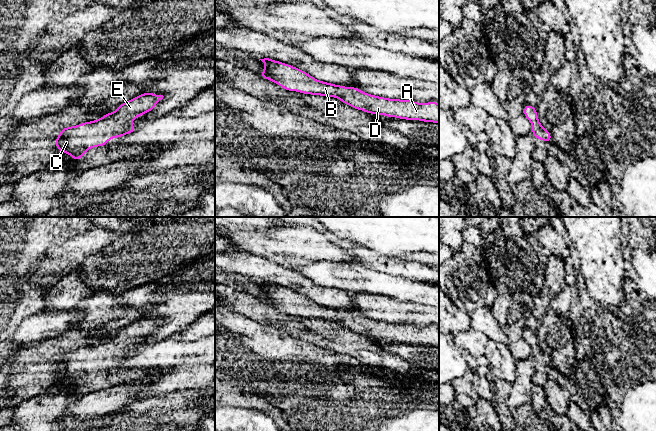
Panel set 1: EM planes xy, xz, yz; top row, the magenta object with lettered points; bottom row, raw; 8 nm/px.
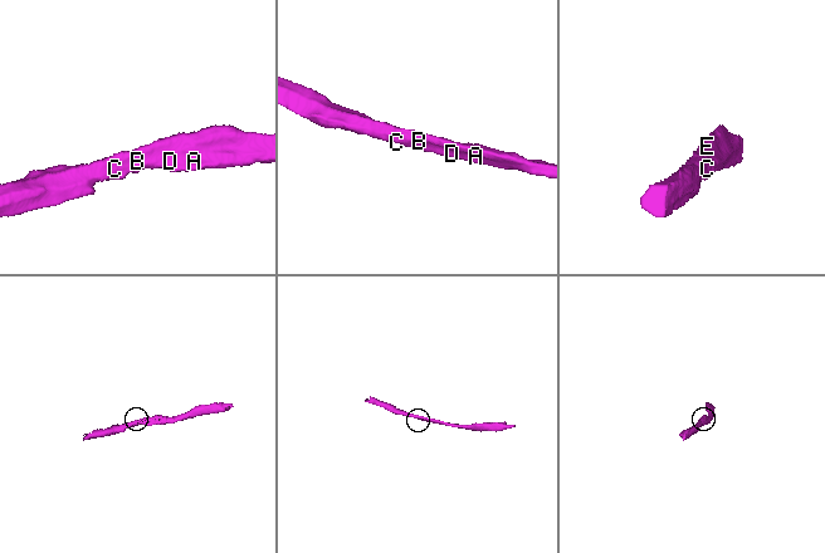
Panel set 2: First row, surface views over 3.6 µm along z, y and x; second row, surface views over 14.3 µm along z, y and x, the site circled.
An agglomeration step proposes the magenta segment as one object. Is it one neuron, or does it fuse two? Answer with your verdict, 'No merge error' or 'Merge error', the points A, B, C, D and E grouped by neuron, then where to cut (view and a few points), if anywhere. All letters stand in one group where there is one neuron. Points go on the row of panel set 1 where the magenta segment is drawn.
No merge error. Groups: A B C D E. No split

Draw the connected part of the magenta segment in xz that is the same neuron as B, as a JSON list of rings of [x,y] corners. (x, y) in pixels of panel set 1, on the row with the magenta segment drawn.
[[[269,58],[260,60],[265,64],[265,70],[259,73],[260,76],[280,85],[284,90],[335,97],[354,109],[370,114],[439,123],[439,103],[416,103],[411,99],[400,100],[374,96],[356,87],[319,81],[308,73],[279,61]]]

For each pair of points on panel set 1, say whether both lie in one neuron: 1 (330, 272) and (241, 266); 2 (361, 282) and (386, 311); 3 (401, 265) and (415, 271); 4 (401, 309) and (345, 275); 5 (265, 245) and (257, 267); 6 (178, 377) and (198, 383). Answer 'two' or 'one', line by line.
1: two
2: two
3: one
4: two
5: two
6: one

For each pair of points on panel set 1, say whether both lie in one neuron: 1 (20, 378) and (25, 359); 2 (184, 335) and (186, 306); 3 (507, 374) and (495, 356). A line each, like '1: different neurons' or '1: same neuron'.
1: same neuron
2: different neurons
3: same neuron

